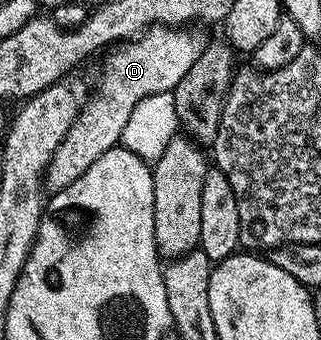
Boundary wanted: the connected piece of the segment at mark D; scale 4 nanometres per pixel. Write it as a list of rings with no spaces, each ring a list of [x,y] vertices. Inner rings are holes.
[[[157,24],[143,36],[125,41],[111,51],[113,54],[104,66],[104,75],[100,78],[96,95],[85,106],[83,103],[79,107],[75,127],[65,136],[64,142],[57,148],[51,164],[48,165],[46,186],[49,191],[66,189],[93,162],[113,149],[123,139],[126,124],[143,98],[151,94],[169,93],[178,84],[178,80],[182,80],[183,69],[171,70],[168,67],[178,65],[180,58],[189,57],[187,48],[180,46],[180,38],[176,34],[179,33]]]

